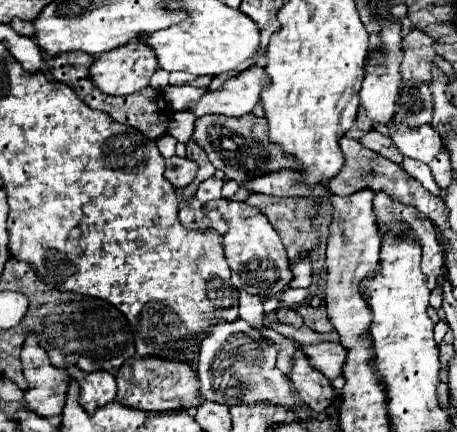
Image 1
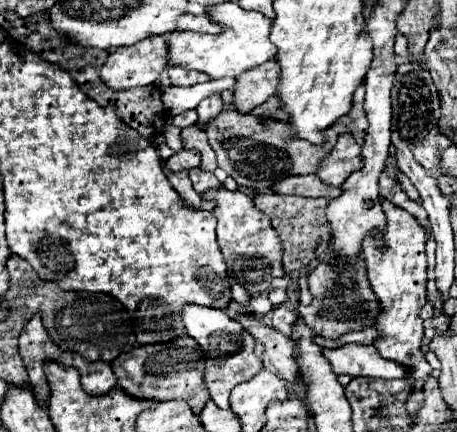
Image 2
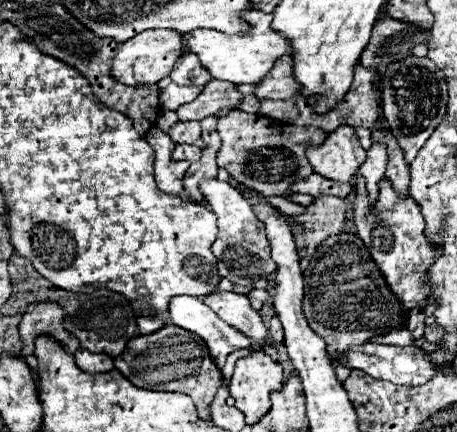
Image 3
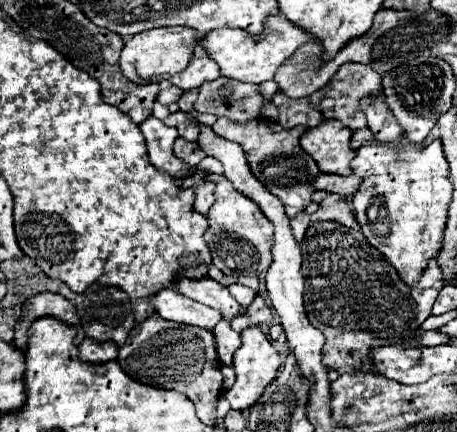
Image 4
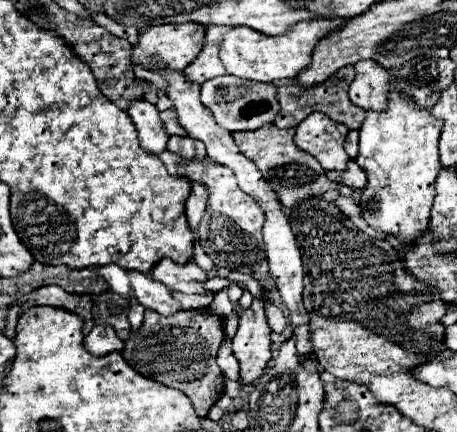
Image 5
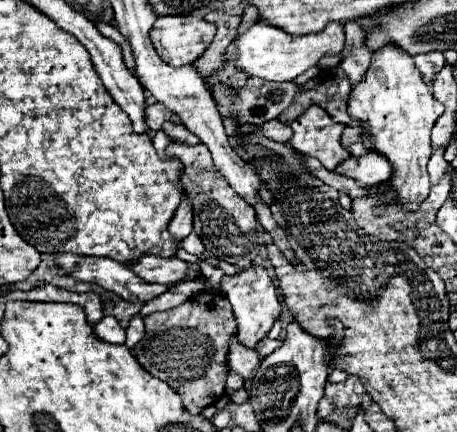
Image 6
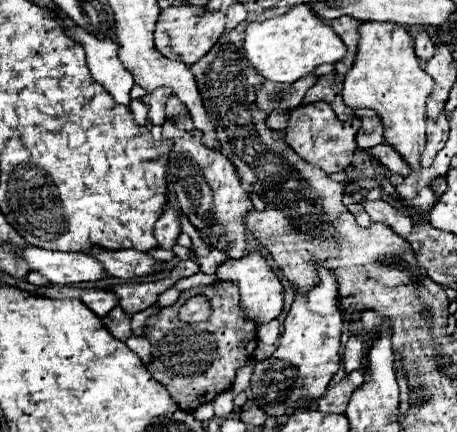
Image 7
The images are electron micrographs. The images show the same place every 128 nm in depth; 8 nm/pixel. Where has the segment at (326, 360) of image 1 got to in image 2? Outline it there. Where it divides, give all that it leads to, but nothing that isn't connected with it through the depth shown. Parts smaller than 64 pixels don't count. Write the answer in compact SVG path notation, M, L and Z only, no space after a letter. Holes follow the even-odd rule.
M346 344L340 348L322 348L322 354L332 364L336 374L348 374L352 378L370 376L370 378L404 378L408 372L404 366L384 360L374 346L366 344Z

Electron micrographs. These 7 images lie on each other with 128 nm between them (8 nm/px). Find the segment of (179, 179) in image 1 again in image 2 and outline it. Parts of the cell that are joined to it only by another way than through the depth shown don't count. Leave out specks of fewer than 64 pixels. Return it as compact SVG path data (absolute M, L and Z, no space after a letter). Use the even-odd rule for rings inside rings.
M180 150L174 156L170 156L166 162L166 168L170 172L180 172L180 170L192 170L200 166L200 154L196 150Z

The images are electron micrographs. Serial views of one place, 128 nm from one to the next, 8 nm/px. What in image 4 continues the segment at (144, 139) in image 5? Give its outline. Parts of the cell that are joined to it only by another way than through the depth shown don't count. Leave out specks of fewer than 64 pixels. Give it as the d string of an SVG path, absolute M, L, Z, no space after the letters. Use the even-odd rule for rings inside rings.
M150 116L148 120L144 120L144 124L140 124L140 130L146 138L148 156L150 156L152 166L156 166L162 172L168 172L180 184L182 172L188 170L190 166L184 164L184 160L178 160L172 152L172 144L178 138L176 128L170 128L162 120Z

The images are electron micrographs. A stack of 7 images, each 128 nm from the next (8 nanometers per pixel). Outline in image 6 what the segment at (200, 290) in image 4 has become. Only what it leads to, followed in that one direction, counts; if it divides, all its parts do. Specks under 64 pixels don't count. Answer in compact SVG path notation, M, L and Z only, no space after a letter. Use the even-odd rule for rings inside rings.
M144 254L136 264L130 266L142 280L146 282L160 282L166 286L178 284L188 278L188 264L180 258L162 258Z

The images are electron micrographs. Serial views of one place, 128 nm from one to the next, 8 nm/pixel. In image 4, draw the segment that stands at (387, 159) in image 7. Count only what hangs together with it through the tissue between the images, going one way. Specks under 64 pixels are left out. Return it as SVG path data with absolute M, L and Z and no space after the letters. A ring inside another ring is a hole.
M318 174L316 180L312 182L312 188L316 190L326 190L326 192L334 192L340 196L352 196L360 186L360 180L352 174L348 178L344 176L336 176L336 174Z

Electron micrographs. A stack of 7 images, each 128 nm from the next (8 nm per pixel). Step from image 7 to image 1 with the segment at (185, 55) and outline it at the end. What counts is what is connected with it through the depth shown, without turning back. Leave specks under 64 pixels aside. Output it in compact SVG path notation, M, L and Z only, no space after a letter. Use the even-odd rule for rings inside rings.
M132 40L120 48L114 48L112 52L102 52L100 56L96 56L90 66L90 80L108 96L128 96L148 86L156 68L156 54L152 52L152 48L148 48L140 40Z

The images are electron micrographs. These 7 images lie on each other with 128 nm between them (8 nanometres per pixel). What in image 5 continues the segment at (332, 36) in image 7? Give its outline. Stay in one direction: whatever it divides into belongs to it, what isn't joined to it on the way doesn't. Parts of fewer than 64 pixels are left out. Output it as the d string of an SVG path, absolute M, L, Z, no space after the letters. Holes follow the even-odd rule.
M316 18L310 22L300 22L294 24L288 32L280 36L262 36L260 32L244 26L230 28L224 34L224 40L220 42L220 60L226 68L228 74L246 78L246 80L256 80L256 82L274 82L280 78L294 78L298 72L302 72L310 60L312 60L312 50L318 44L320 38L324 38L328 32L336 30L342 24L342 20L324 20Z

